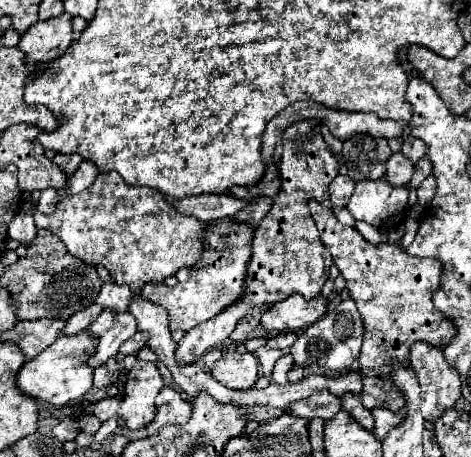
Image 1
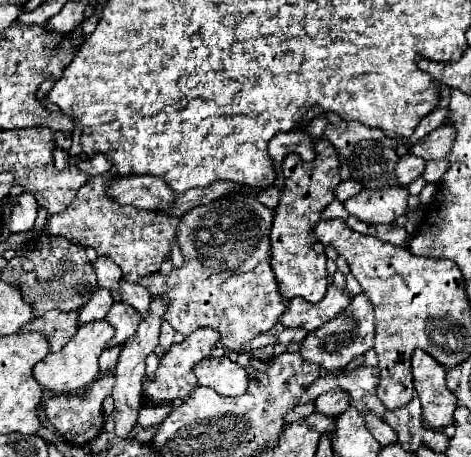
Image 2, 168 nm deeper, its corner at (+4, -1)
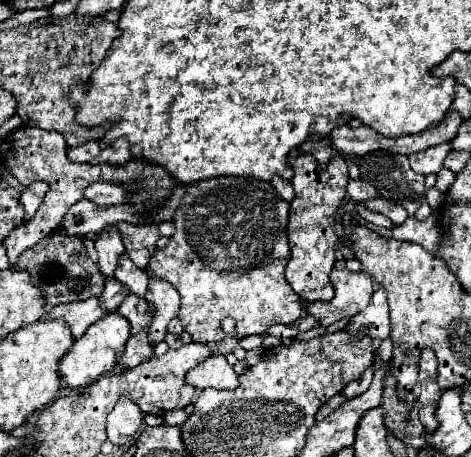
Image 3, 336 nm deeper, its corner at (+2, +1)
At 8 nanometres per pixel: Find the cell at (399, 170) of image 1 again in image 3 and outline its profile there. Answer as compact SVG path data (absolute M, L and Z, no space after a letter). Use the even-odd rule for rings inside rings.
M439 144L439 146L431 146L427 150L409 154L409 162L411 162L411 170L417 174L437 174L443 168L443 160L445 156L451 152L449 144Z

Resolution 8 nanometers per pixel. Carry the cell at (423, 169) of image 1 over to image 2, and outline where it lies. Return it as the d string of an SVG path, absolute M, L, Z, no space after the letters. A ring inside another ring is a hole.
M445 158L443 160L431 160L431 162L427 162L427 168L423 172L423 178L427 182L437 184L443 178L443 172L447 172L447 160Z

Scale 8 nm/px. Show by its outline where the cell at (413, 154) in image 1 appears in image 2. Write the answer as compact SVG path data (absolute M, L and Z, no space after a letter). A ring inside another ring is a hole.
M443 126L421 138L415 146L411 146L411 154L425 156L425 160L445 158L447 150L451 150L451 140L455 140L455 128Z

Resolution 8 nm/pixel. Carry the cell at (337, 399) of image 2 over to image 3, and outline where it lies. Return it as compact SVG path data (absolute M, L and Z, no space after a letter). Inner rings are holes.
M369 368L369 370L365 370L365 374L359 378L359 380L353 380L353 382L349 382L345 388L343 388L343 396L345 398L355 398L355 396L359 396L359 394L363 394L367 388L369 388L369 384L371 384L371 378L373 378L373 368Z

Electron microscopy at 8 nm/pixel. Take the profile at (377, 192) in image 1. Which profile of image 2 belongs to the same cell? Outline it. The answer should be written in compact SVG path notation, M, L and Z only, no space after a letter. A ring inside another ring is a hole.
M381 188L363 190L343 204L351 216L365 224L391 224L397 216L405 214L407 198L407 188Z

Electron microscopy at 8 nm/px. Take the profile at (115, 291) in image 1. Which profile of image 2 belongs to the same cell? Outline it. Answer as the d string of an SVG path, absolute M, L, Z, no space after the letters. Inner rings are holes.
M97 256L97 260L93 262L93 270L95 270L97 278L99 278L97 284L99 284L101 288L107 288L107 290L113 294L115 302L119 302L119 300L121 300L121 296L119 296L121 268L115 266L109 256Z

